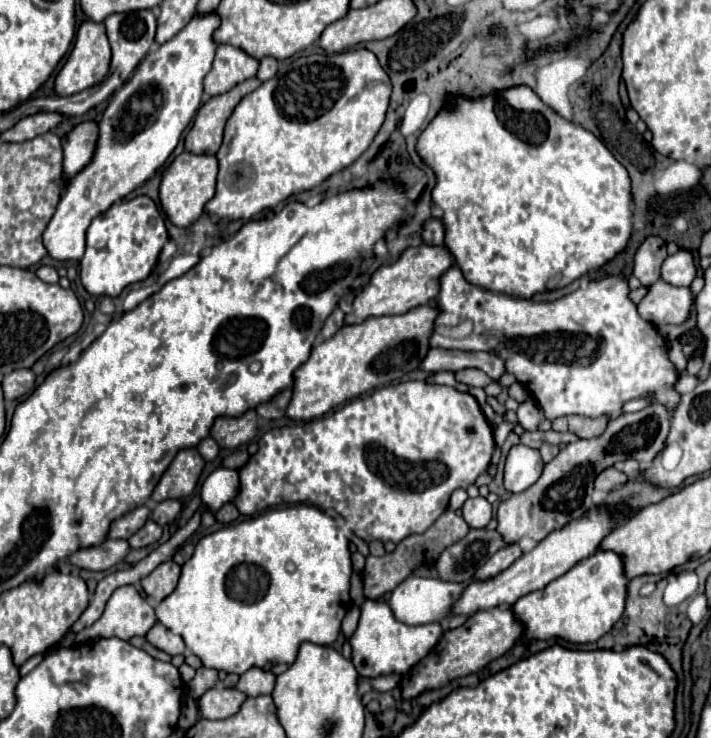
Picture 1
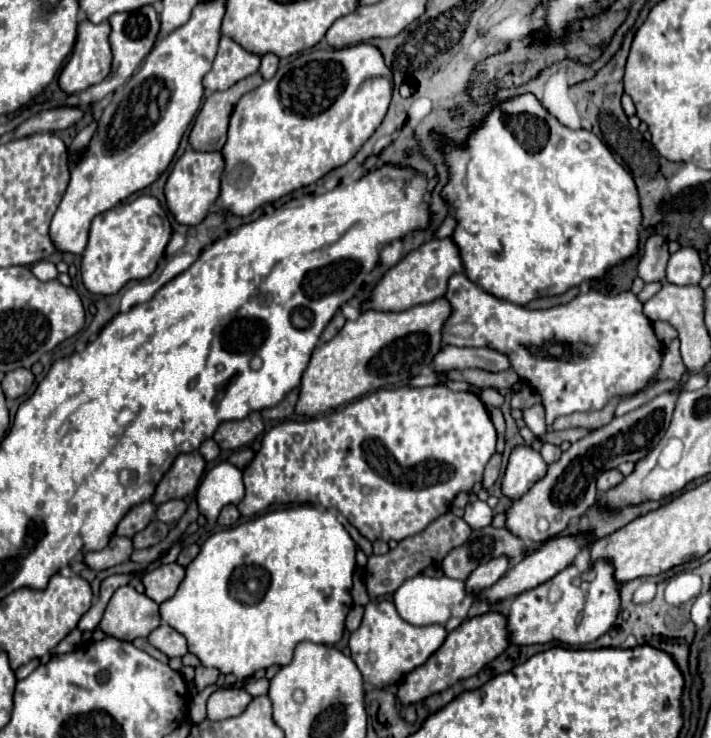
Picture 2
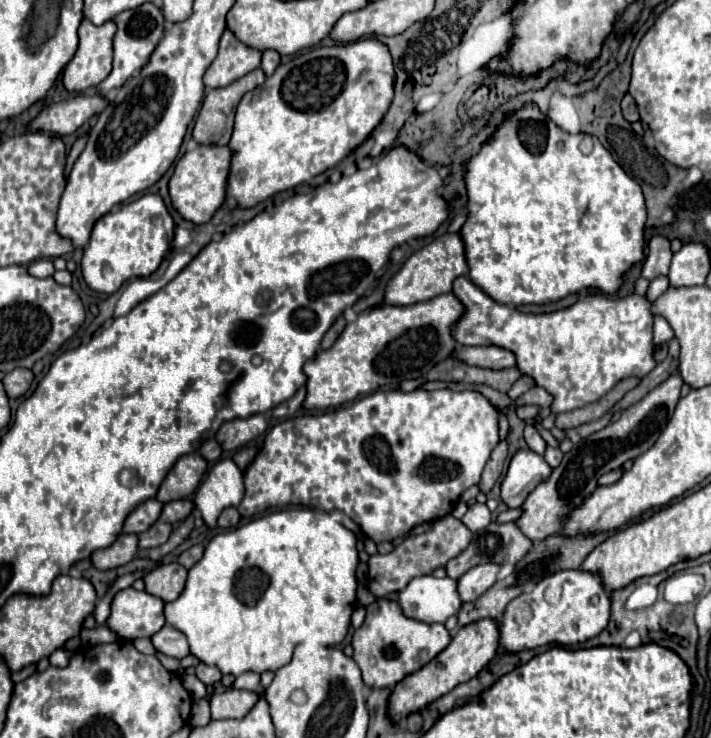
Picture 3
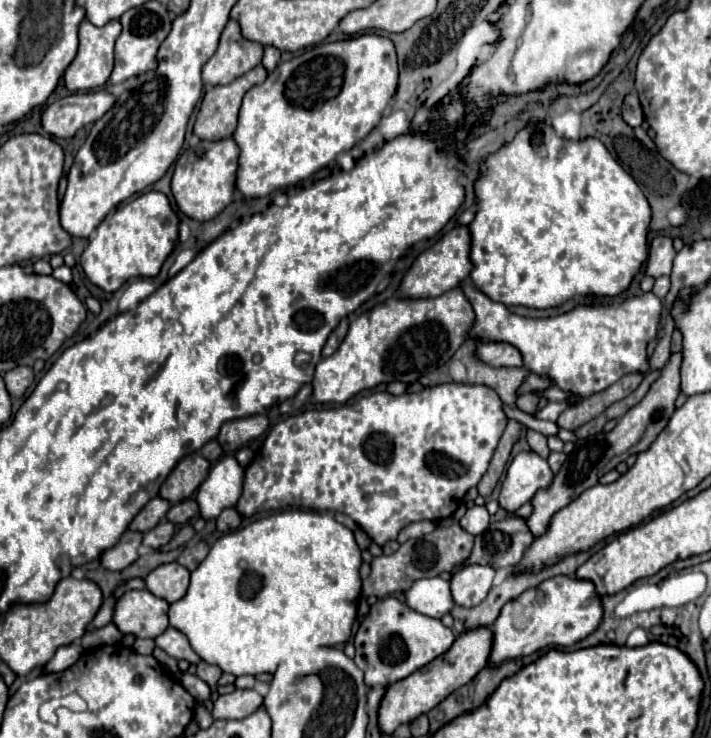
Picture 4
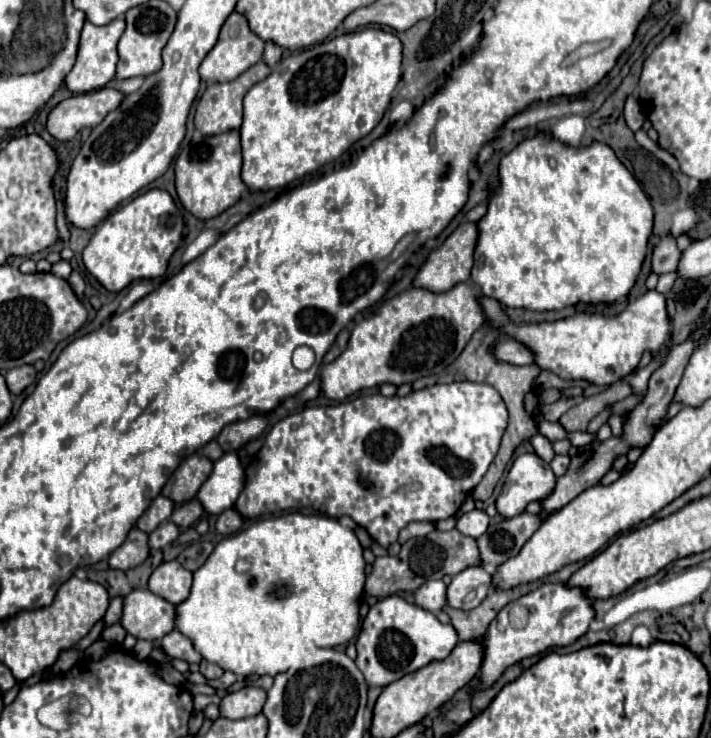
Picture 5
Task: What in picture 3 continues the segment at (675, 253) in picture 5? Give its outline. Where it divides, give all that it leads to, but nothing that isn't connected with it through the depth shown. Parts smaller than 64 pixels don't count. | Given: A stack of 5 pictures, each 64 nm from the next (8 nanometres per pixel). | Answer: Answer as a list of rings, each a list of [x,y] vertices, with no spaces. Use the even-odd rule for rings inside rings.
[[[654,236],[648,242],[648,254],[644,258],[642,276],[648,280],[654,280],[658,276],[666,276],[670,270],[670,260],[672,260],[670,240],[664,236]]]

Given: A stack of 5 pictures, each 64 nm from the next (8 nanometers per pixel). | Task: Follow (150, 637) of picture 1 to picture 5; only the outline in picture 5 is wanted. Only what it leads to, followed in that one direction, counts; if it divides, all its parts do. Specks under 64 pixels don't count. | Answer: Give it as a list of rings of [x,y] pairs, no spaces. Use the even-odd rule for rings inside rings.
[[[172,630],[170,634],[166,634],[162,640],[160,640],[160,646],[164,648],[164,652],[170,656],[170,658],[180,658],[180,660],[186,660],[188,664],[198,664],[202,660],[202,656],[196,652],[192,640],[188,640],[180,630]]]

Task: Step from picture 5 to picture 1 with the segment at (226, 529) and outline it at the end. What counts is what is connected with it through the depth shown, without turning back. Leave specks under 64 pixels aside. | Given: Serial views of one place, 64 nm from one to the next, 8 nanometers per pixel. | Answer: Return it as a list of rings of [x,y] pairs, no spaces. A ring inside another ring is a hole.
[[[232,502],[224,504],[224,506],[216,512],[216,520],[218,520],[220,524],[232,524],[238,516],[240,516],[240,512],[238,512],[238,508],[236,508]]]

